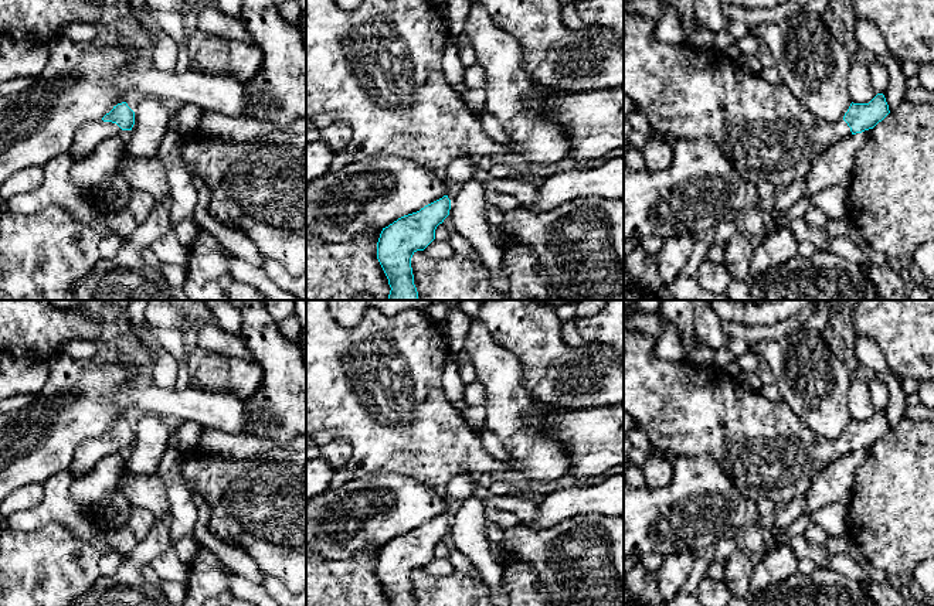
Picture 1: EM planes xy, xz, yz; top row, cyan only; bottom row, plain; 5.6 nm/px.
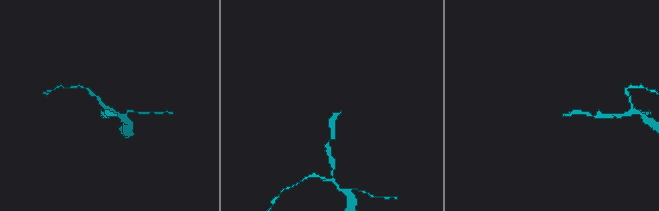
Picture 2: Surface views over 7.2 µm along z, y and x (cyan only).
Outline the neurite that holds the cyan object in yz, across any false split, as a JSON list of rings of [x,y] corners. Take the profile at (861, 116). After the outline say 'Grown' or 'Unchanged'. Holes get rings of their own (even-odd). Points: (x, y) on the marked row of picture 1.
[[[638,13],[624,14],[624,95],[631,98],[652,129],[672,139],[709,139],[731,163],[736,171],[753,188],[761,181],[787,188],[797,178],[805,177],[814,163],[833,144],[852,135],[873,129],[889,113],[883,93],[869,103],[850,103],[845,116],[828,122],[814,116],[785,85],[772,85],[741,62],[730,59],[719,50],[699,51],[686,44],[659,42],[655,35],[658,21]]]. Grown

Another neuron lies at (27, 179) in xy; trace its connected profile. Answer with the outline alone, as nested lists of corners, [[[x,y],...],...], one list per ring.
[[[27,167],[13,174],[1,187],[1,195],[9,200],[14,194],[28,193],[41,185],[44,180],[43,167]]]

